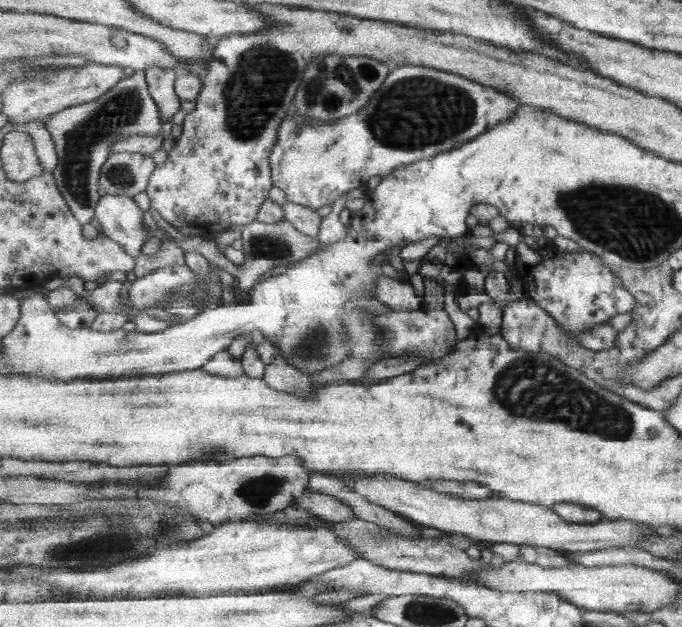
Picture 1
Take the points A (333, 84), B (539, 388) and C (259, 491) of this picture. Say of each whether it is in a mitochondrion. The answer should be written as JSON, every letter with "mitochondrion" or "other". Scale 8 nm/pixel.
{"A":"mitochondrion","B":"mitochondrion","C":"mitochondrion"}

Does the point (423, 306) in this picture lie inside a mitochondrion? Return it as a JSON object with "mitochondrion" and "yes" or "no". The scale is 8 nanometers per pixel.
{"mitochondrion":"no"}

